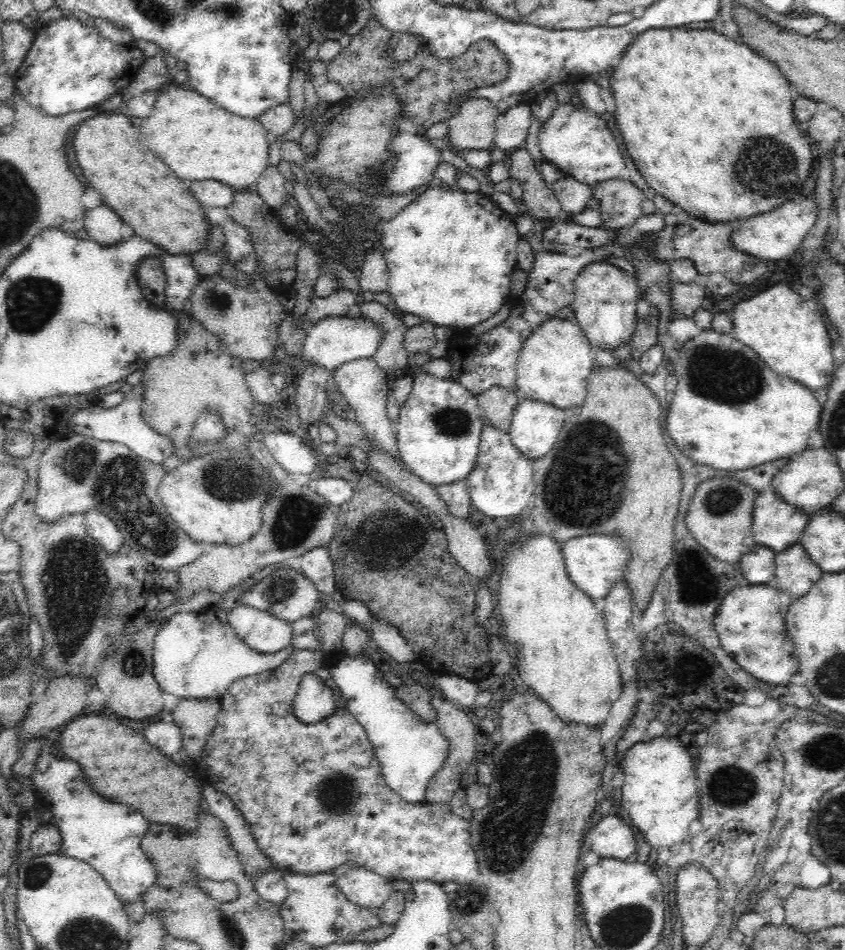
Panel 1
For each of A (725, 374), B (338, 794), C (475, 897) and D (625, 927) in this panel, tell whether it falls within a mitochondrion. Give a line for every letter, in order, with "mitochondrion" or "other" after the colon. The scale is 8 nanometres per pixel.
A: mitochondrion
B: mitochondrion
C: mitochondrion
D: mitochondrion

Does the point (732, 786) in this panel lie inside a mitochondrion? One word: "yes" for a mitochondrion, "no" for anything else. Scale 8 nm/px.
yes

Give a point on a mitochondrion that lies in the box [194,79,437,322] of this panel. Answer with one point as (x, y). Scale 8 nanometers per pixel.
(220, 301)

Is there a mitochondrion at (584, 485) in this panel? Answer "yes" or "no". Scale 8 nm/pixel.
yes

